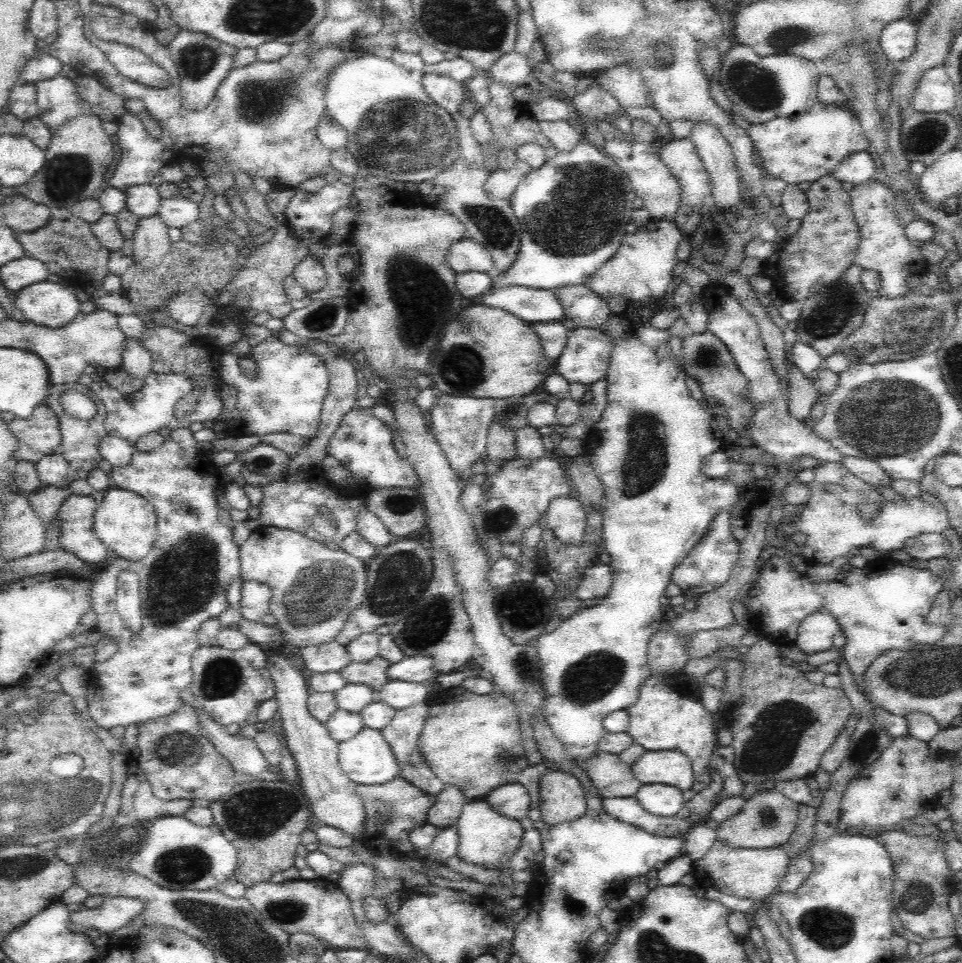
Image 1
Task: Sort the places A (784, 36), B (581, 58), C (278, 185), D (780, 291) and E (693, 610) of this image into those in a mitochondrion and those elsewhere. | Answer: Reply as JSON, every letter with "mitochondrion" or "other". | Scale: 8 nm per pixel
{"A":"mitochondrion","B":"other","C":"other","D":"other","E":"other"}

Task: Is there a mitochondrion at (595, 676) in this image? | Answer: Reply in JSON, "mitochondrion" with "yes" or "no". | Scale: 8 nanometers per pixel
{"mitochondrion":"yes"}

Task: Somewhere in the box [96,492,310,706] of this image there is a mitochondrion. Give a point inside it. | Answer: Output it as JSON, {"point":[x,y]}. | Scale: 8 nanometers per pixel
{"point":[184,580]}

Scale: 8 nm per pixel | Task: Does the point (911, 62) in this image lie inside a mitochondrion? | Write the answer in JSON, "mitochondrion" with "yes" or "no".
{"mitochondrion":"no"}

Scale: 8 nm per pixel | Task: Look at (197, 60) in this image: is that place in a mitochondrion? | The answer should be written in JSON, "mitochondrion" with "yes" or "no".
{"mitochondrion":"yes"}

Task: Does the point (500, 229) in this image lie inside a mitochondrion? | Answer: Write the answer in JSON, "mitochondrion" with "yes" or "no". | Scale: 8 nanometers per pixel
{"mitochondrion":"yes"}

